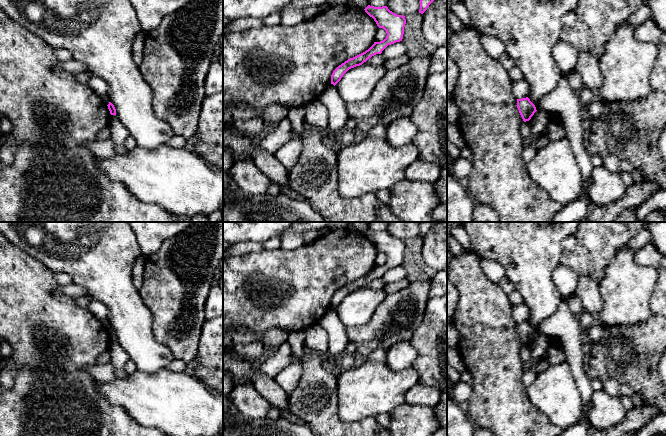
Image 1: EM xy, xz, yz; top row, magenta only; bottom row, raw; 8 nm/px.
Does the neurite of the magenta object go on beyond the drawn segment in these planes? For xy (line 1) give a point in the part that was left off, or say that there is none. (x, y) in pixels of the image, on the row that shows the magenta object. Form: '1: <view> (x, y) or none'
1: none

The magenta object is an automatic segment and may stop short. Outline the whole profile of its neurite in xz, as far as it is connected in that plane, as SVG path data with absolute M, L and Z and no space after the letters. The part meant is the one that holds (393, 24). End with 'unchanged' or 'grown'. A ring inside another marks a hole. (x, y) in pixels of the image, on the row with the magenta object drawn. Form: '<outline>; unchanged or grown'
M368 5L364 10L374 19L379 28L383 28L386 31L387 36L383 41L374 42L365 52L339 65L331 75L331 84L334 86L349 69L362 65L372 56L381 54L388 45L400 42L403 39L404 27L406 24L405 16L393 13L387 6L374 7Z; unchanged

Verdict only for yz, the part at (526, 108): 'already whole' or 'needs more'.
already whole

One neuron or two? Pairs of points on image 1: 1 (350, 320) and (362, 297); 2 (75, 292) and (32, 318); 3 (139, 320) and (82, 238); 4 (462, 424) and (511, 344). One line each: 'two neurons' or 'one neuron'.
1: one neuron
2: two neurons
3: one neuron
4: two neurons

